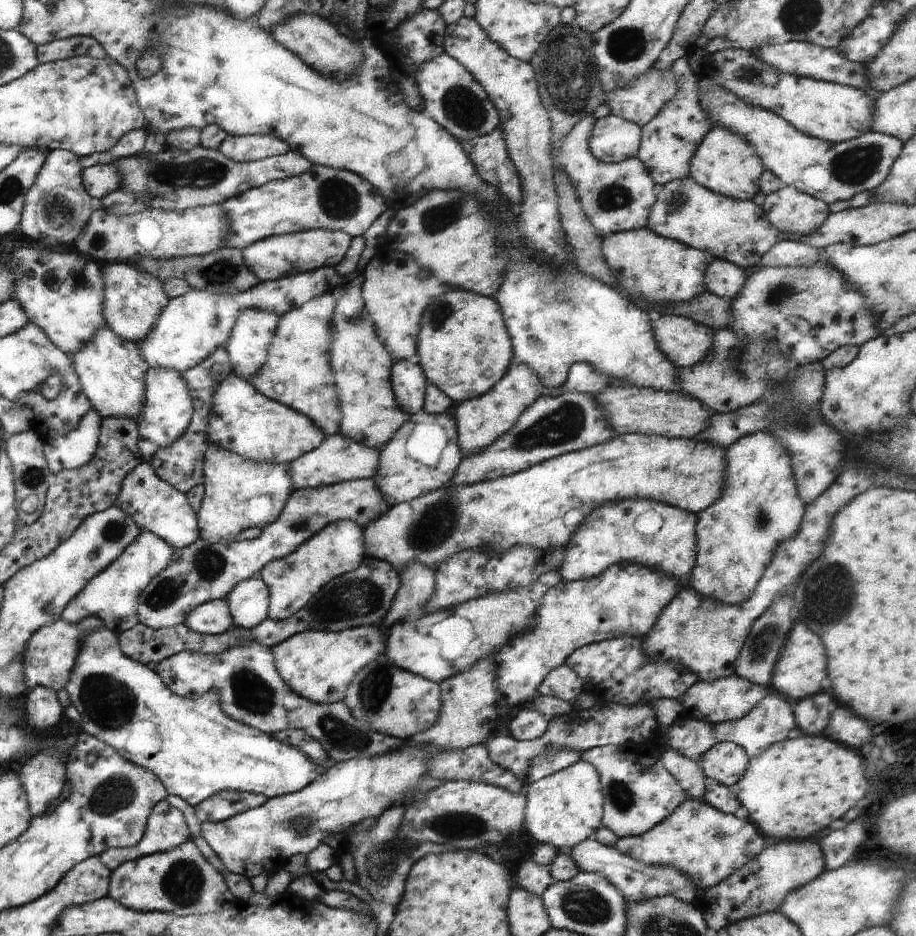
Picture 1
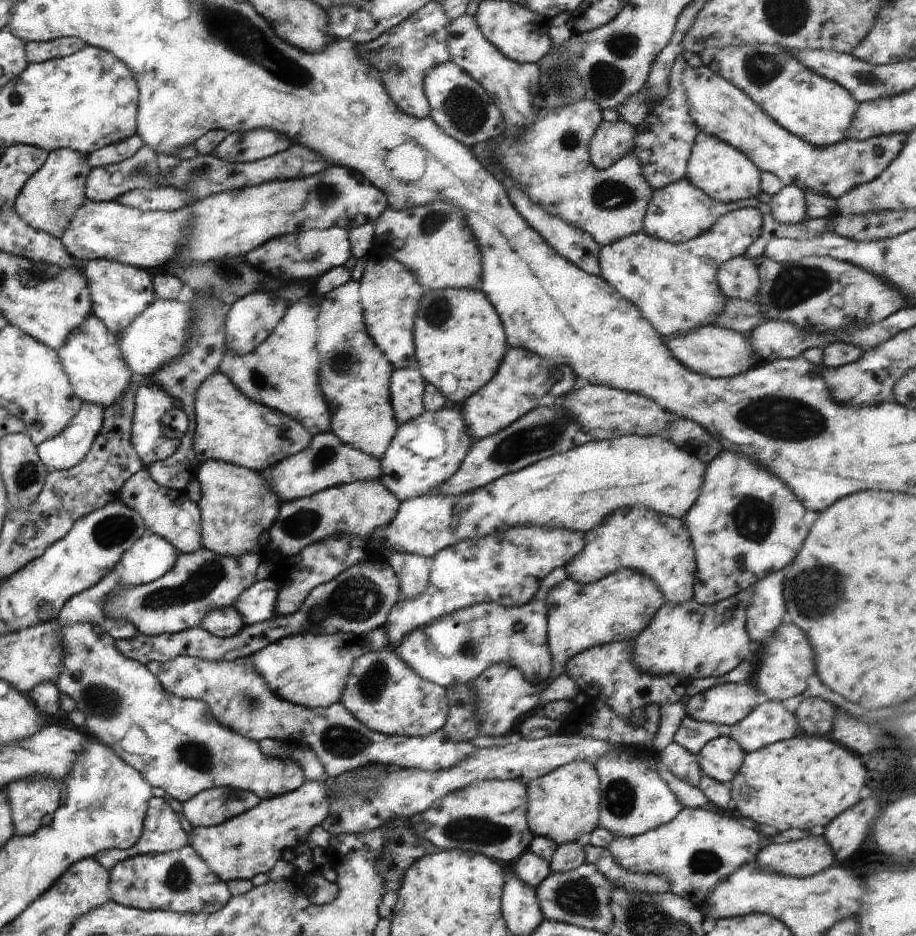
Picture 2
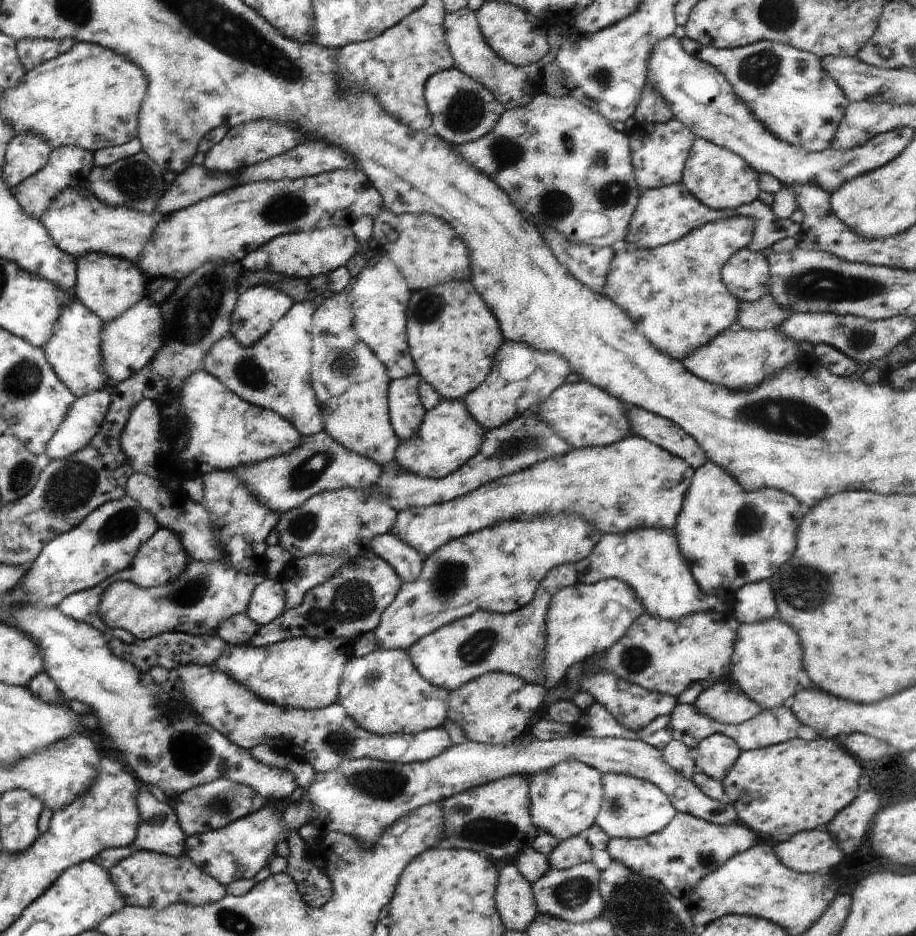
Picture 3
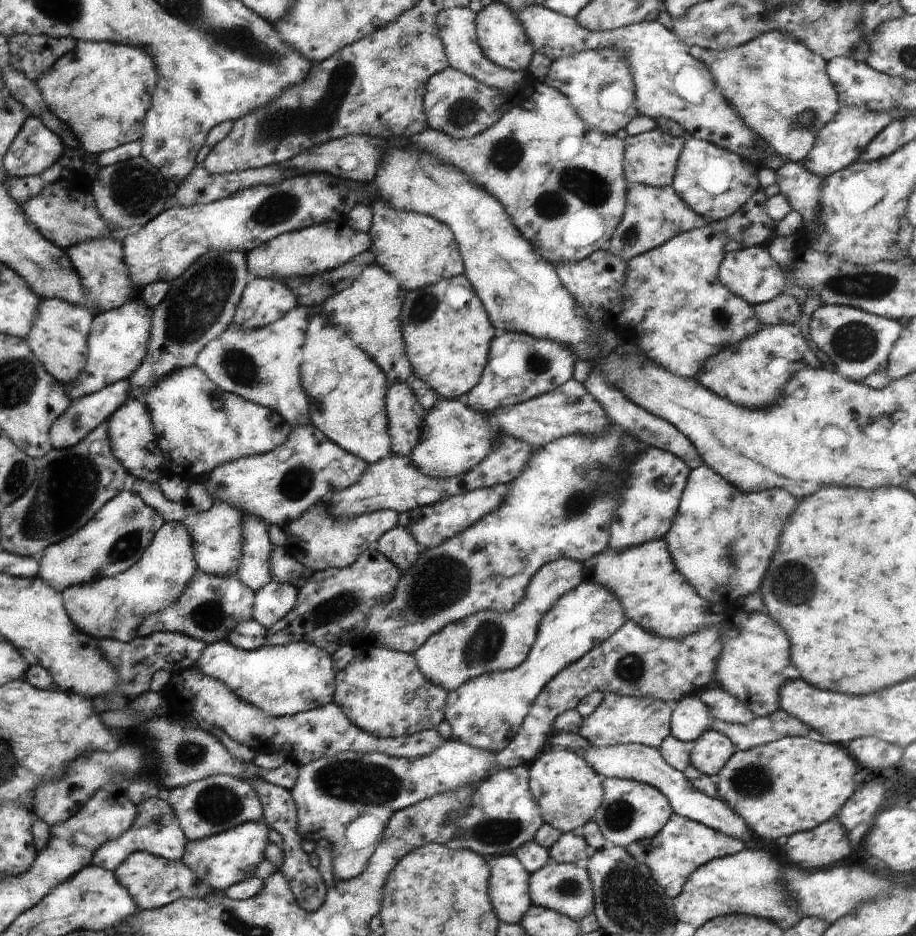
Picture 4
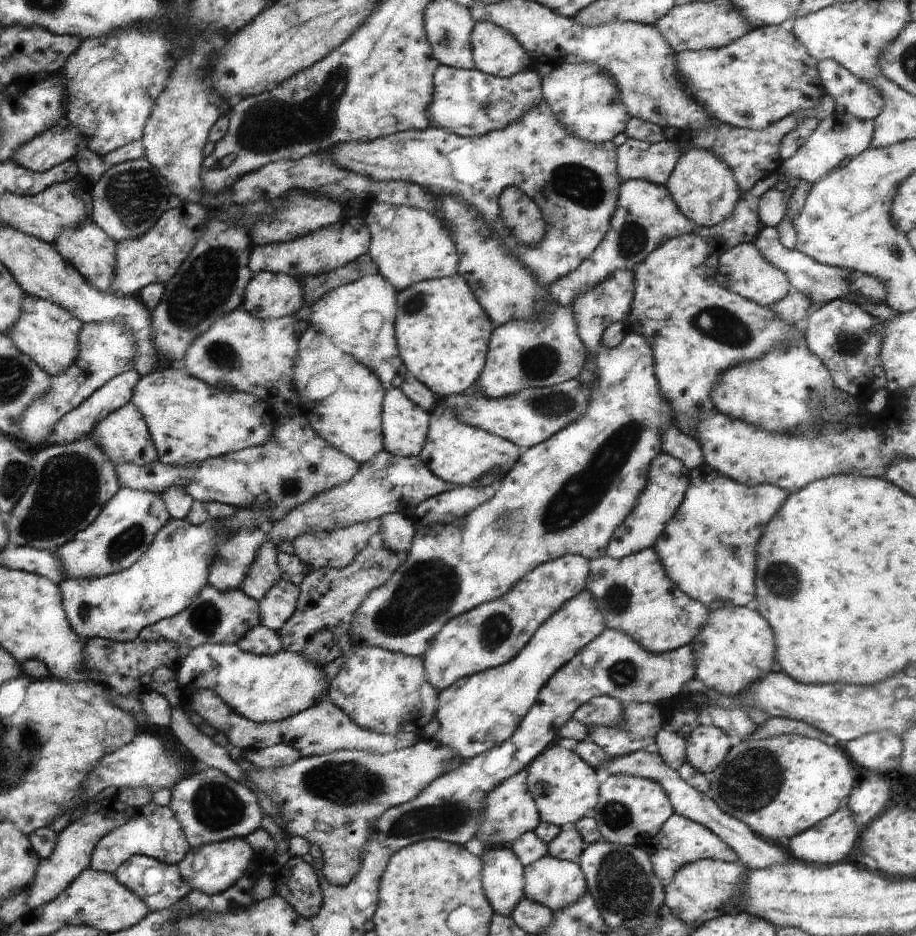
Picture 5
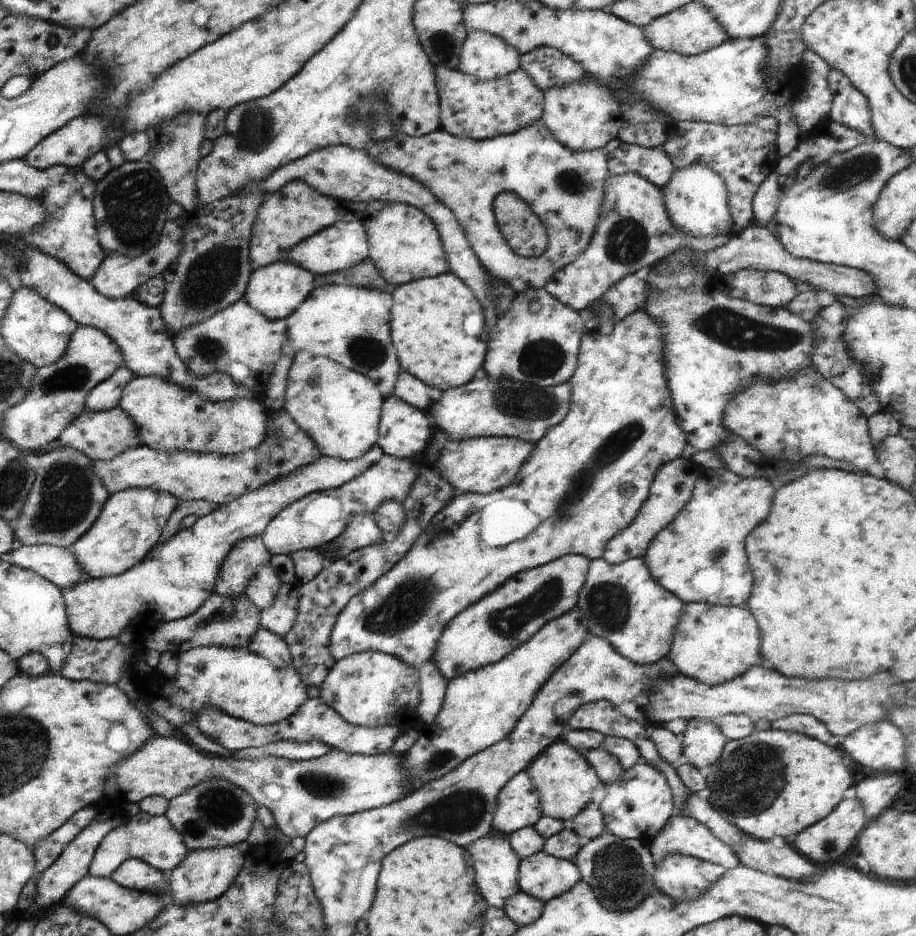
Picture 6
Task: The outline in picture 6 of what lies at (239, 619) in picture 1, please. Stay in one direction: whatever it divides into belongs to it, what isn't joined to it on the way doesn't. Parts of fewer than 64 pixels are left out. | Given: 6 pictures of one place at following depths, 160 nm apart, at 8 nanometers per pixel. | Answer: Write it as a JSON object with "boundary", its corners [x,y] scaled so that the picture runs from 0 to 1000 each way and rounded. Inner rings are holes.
{"boundary":[[[307,623],[297,643],[283,654],[285,669],[309,681],[321,669],[325,651],[326,627],[323,624]]]}

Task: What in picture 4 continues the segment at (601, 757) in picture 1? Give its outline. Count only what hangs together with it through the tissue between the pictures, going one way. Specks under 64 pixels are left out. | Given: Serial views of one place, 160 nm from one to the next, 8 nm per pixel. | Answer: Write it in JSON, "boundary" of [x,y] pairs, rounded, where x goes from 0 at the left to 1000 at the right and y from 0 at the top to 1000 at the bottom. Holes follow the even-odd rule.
{"boundary":[[[660,830],[658,843],[658,856],[648,869],[647,877],[668,904],[683,907],[690,900],[715,894],[736,869],[725,848],[709,838]]]}

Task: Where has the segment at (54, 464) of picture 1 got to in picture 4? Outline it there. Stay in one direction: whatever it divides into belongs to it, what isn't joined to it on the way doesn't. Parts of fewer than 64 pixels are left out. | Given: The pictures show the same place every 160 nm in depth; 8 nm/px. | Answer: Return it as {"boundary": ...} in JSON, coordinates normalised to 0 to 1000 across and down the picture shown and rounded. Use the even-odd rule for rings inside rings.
{"boundary":[[[129,407],[107,419],[81,427],[81,432],[60,451],[56,458],[57,476],[66,480],[82,478],[141,425],[141,408]]]}

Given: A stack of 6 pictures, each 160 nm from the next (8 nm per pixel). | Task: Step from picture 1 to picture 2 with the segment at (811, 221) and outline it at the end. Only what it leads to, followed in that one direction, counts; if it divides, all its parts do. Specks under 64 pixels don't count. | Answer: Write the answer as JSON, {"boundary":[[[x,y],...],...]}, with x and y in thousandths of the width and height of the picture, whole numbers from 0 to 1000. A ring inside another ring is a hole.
{"boundary":[[[858,198],[840,216],[845,233],[853,238],[868,240],[881,233],[878,204],[869,198]]]}

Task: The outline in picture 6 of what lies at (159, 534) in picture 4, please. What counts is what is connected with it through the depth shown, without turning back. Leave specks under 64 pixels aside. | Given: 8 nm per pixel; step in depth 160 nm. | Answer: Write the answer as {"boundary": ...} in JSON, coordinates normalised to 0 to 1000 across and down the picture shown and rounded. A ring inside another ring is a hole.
{"boundary":[[[412,474],[393,489],[377,493],[365,488],[350,487],[344,495],[331,498],[314,509],[291,517],[284,524],[265,528],[258,534],[246,540],[239,540],[237,544],[218,552],[212,562],[197,565],[190,573],[182,575],[159,592],[157,598],[142,606],[138,611],[129,615],[114,615],[111,618],[97,616],[85,621],[82,625],[74,626],[69,631],[72,641],[73,655],[78,663],[78,672],[88,681],[99,683],[130,683],[157,660],[157,656],[169,656],[167,665],[172,662],[191,663],[214,654],[221,644],[235,632],[235,622],[241,610],[242,601],[253,584],[270,575],[281,574],[288,568],[293,559],[316,538],[335,528],[356,522],[366,522],[379,516],[382,512],[395,506],[405,496],[410,496],[419,485]]]}

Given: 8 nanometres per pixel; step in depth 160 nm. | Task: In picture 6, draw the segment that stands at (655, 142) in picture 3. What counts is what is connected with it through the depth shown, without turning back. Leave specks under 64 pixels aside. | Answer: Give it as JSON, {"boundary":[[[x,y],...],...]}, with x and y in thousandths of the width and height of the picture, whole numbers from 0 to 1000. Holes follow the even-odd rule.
{"boundary":[[[678,152],[675,158],[663,166],[663,178],[668,187],[690,183],[721,202],[731,194],[738,182],[723,156],[706,159],[699,155]]]}

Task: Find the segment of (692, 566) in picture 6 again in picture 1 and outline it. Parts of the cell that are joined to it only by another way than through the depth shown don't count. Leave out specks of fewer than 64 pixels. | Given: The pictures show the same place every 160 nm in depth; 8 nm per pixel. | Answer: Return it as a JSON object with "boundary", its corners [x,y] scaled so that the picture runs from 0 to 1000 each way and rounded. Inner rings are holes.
{"boundary":[[[817,460],[793,479],[794,519],[788,530],[761,551],[761,591],[754,611],[755,628],[766,637],[794,646],[807,646],[820,638],[847,584],[871,571],[879,540],[871,530],[864,487],[855,472],[838,460]]]}

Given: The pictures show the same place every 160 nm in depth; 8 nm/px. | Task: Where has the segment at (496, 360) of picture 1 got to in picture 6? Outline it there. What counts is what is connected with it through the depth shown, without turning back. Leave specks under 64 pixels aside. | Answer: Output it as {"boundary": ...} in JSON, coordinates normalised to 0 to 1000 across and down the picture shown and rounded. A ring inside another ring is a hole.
{"boundary":[[[491,291],[483,292],[444,301],[427,310],[427,364],[433,374],[439,396],[481,418],[503,413],[526,397],[534,362],[529,333],[519,314],[502,297]]]}

